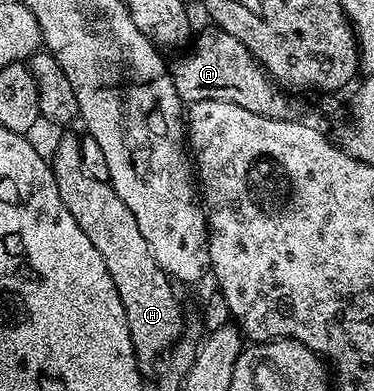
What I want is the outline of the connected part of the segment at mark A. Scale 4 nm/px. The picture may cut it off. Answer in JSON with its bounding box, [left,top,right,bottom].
[170,28,291,118]

